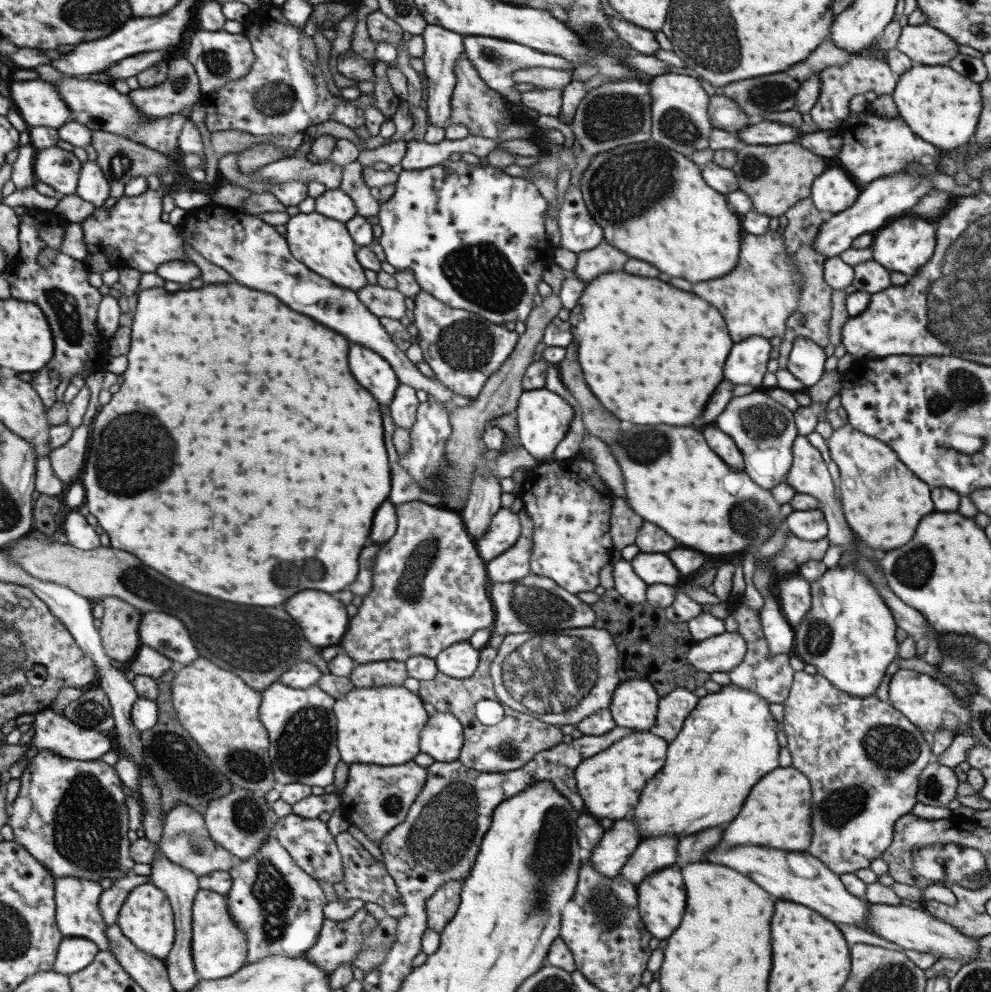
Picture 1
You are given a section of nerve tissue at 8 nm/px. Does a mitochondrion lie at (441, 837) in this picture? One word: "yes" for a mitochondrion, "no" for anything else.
yes

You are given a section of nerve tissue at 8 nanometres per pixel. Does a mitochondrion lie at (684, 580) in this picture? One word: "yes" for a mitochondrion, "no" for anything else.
no

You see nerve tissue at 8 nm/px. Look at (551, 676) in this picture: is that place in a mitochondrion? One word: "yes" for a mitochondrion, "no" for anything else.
yes

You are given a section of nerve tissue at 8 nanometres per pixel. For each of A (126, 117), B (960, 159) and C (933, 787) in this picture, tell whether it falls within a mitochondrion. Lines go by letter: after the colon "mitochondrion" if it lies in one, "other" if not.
A: other
B: other
C: mitochondrion

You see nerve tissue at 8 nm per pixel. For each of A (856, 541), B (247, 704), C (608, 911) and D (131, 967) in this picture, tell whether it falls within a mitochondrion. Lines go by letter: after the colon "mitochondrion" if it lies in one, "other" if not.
A: other
B: other
C: mitochondrion
D: other

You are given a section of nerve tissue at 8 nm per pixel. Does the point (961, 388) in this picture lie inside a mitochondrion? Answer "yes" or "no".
yes

